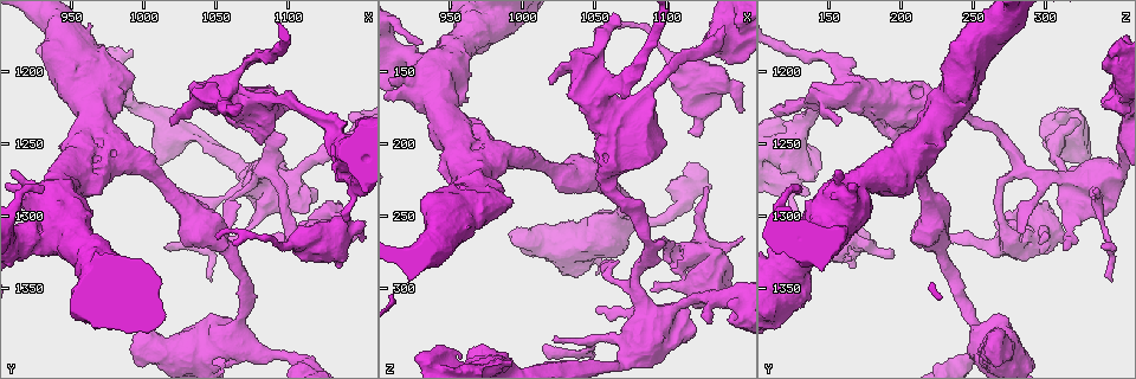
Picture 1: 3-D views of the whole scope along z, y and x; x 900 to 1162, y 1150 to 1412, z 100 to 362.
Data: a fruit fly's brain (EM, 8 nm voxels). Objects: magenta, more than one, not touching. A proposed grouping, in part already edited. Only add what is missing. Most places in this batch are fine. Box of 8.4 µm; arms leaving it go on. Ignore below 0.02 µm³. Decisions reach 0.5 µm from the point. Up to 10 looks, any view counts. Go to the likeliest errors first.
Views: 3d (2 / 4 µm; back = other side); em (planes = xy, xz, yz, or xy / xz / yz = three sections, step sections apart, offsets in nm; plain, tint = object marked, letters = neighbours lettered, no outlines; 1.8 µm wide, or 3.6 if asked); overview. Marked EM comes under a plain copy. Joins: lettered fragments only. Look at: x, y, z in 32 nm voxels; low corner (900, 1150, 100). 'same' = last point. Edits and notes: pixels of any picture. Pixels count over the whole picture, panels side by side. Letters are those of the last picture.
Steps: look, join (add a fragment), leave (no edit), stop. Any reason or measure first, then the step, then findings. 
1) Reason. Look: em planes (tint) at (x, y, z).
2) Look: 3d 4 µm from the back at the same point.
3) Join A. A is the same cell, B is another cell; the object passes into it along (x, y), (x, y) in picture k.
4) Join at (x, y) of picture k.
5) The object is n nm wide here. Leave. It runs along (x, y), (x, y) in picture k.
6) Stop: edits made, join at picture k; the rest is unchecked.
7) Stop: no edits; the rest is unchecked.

Branch stops here. Look: 3d 4 µm at (1020, 1232, 158).

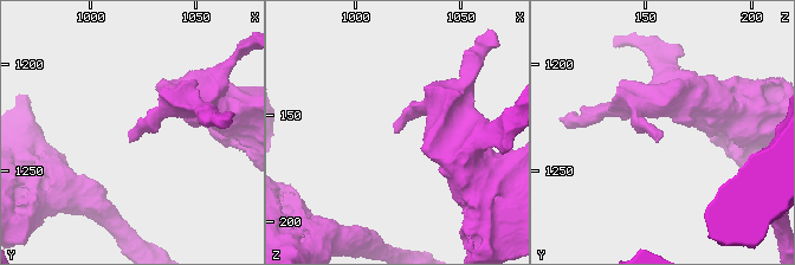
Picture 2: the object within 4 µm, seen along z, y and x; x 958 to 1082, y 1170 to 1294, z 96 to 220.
Look: em 3.6 µm planes (letters) at (1019, 1231, 157).

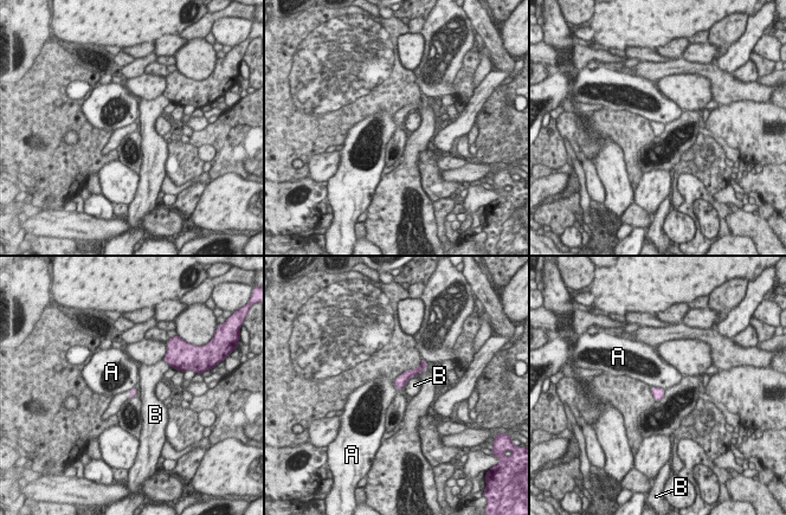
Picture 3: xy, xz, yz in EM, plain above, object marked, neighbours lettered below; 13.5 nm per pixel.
Leave. A and B are other cells; a border runs along (651, 386), (664, 391) in picture 3; no lettered fragment goes on from it.

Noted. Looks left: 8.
Branch stops here. Look: em xz step 4 (letters) at (1052, 1314, 122).

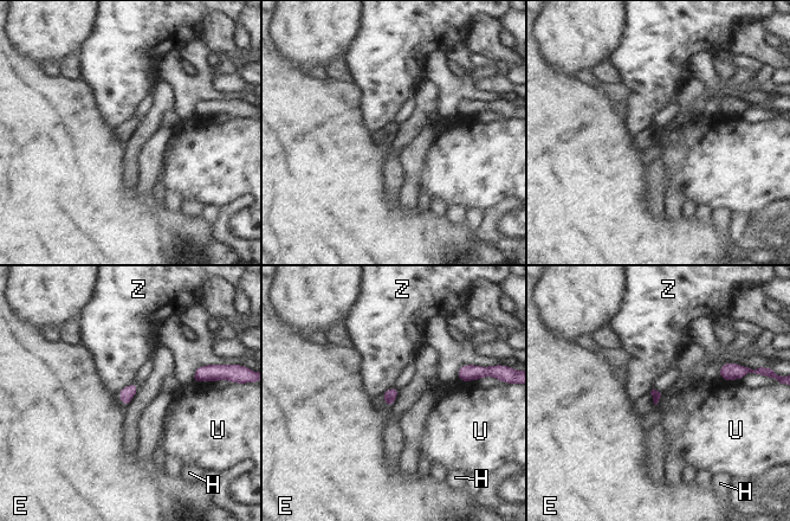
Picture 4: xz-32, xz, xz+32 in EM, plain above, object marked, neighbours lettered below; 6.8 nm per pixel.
Leave. E, H, U and Z are other cells; a border runs along (720, 378), (731, 381) in picture 4; no lettered fragment goes on from it.

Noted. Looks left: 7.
Stops while still wide. Look: em 3.6 µm xy step 8 (tint) at (992, 1384, 264).

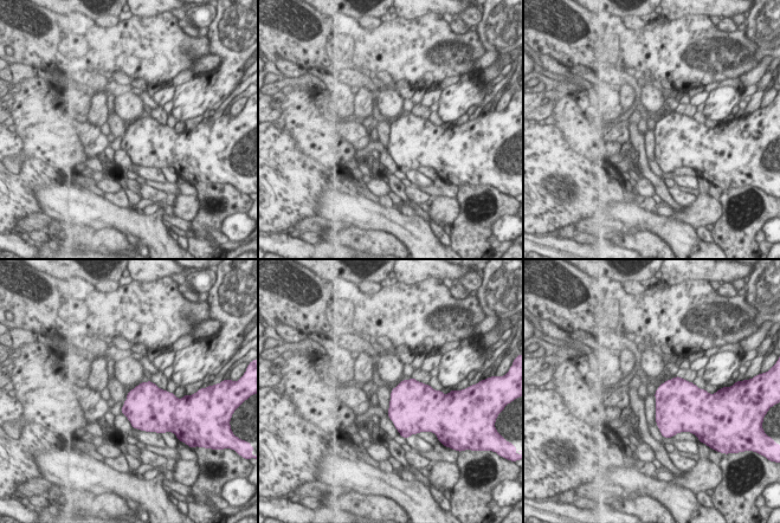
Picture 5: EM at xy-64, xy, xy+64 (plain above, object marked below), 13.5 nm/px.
Another direction. Look: em 3.6 µm planes (letters) at the same point.

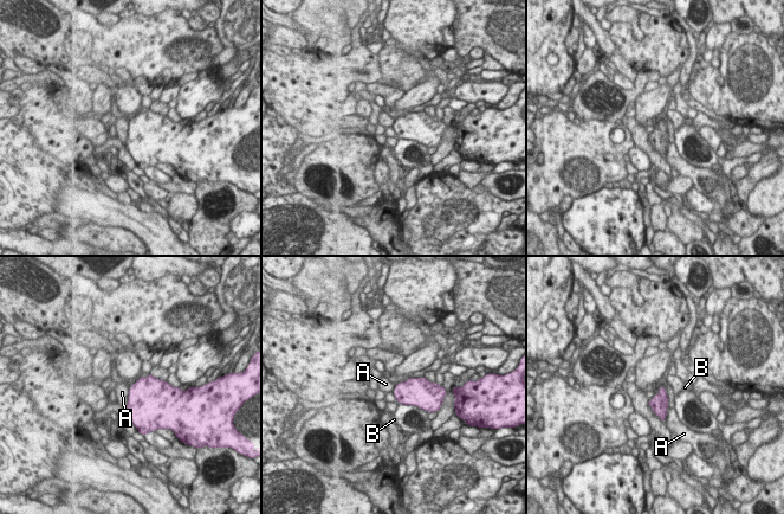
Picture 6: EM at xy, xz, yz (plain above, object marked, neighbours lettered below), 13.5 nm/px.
Leave. A and B are other cells; a border runs along (129, 389), (124, 411) in picture 6; no lettered fragment goes on from it.

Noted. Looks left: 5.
Tapers out. Look: 3d 2 µm at (1056, 1312, 282).

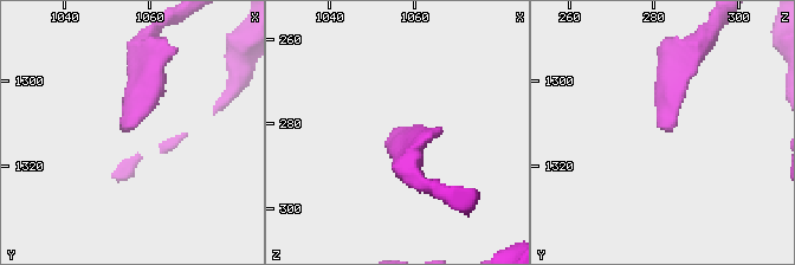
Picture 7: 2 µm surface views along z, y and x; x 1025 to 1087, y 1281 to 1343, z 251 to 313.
Need the tissue. Look: em yz step 16 (tint) at (1056, 1311, 282).

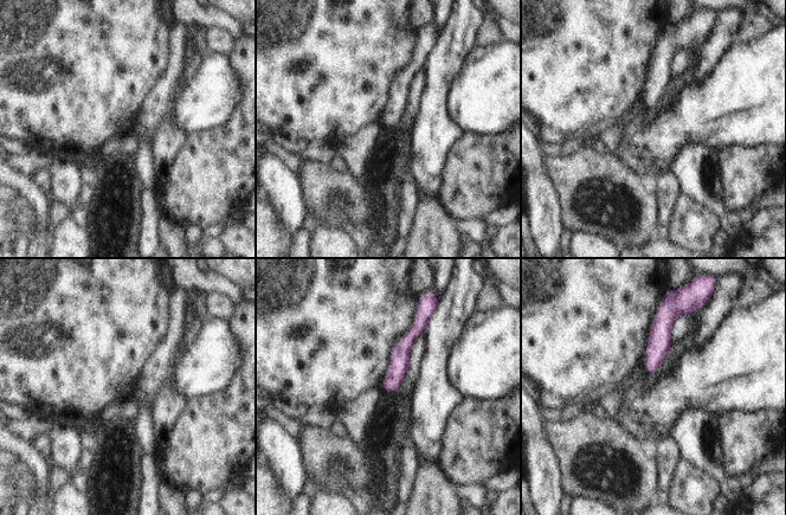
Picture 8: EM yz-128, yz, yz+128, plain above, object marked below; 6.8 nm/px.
Look: em planes (letters) at the same point.

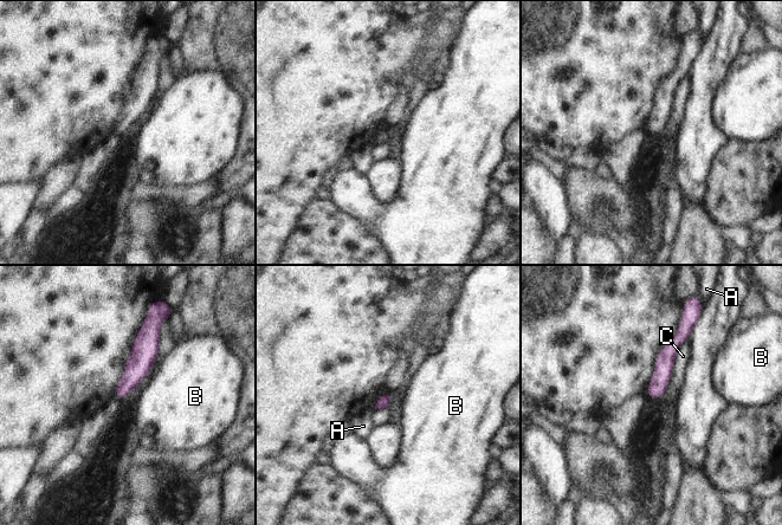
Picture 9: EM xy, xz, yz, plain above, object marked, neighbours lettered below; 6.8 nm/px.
The object is 80 nm wide here. Leave. A, B and C are other cells; it runs along (148, 331), (139, 367), (118, 395) in picture 9; no lettered fragment goes on from it.

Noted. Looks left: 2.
Stop: no edits; the rest is unchecked.

